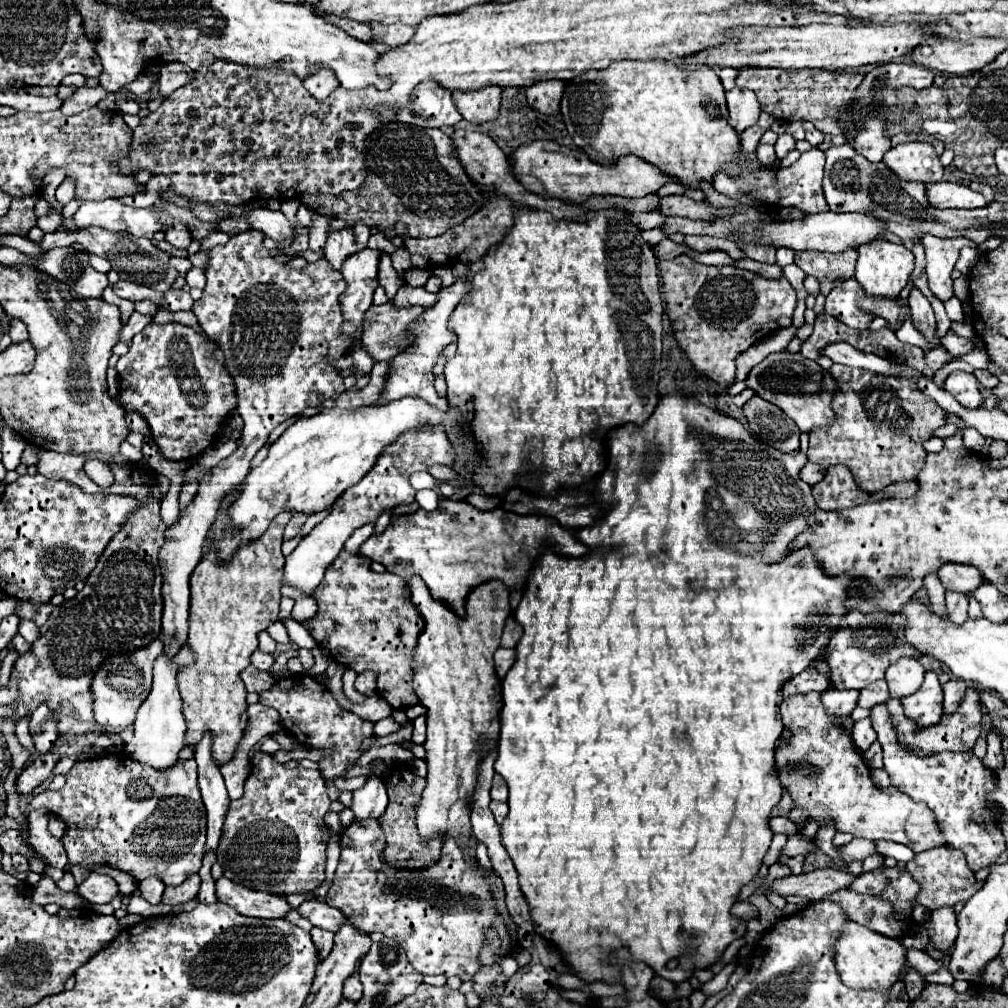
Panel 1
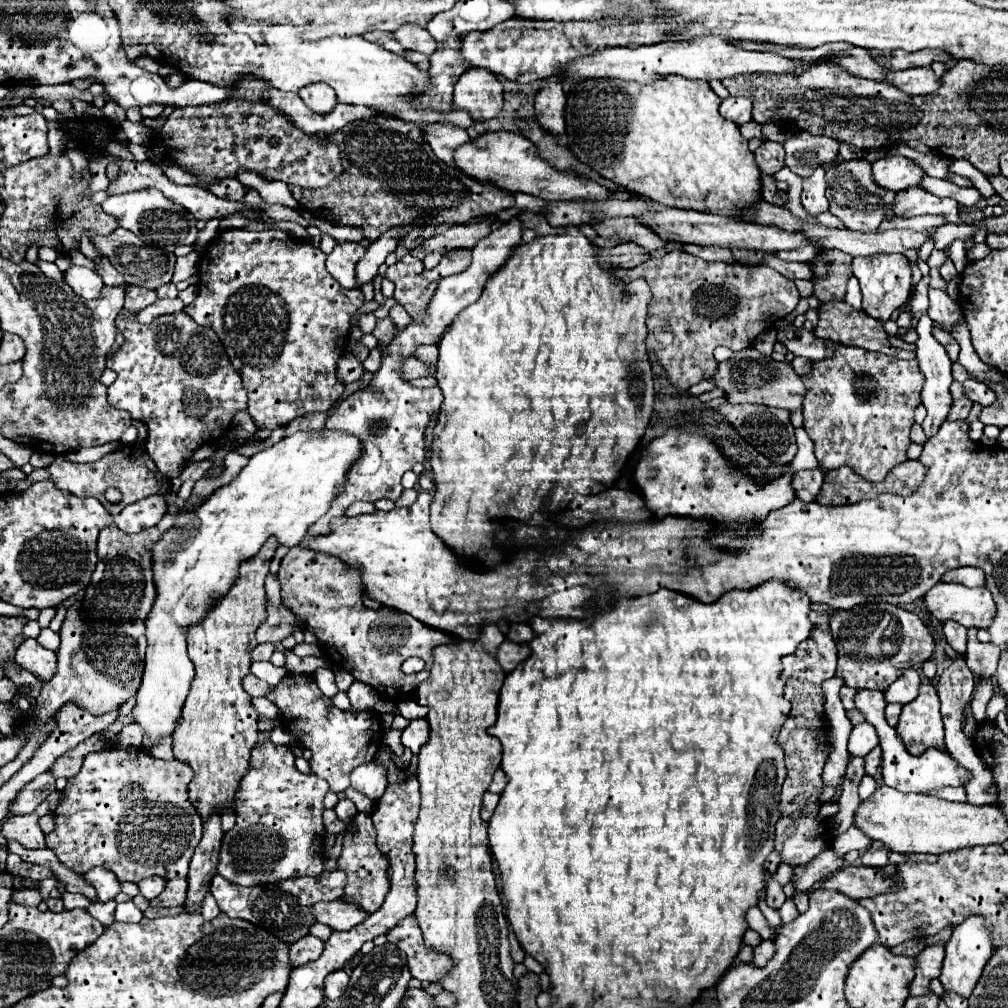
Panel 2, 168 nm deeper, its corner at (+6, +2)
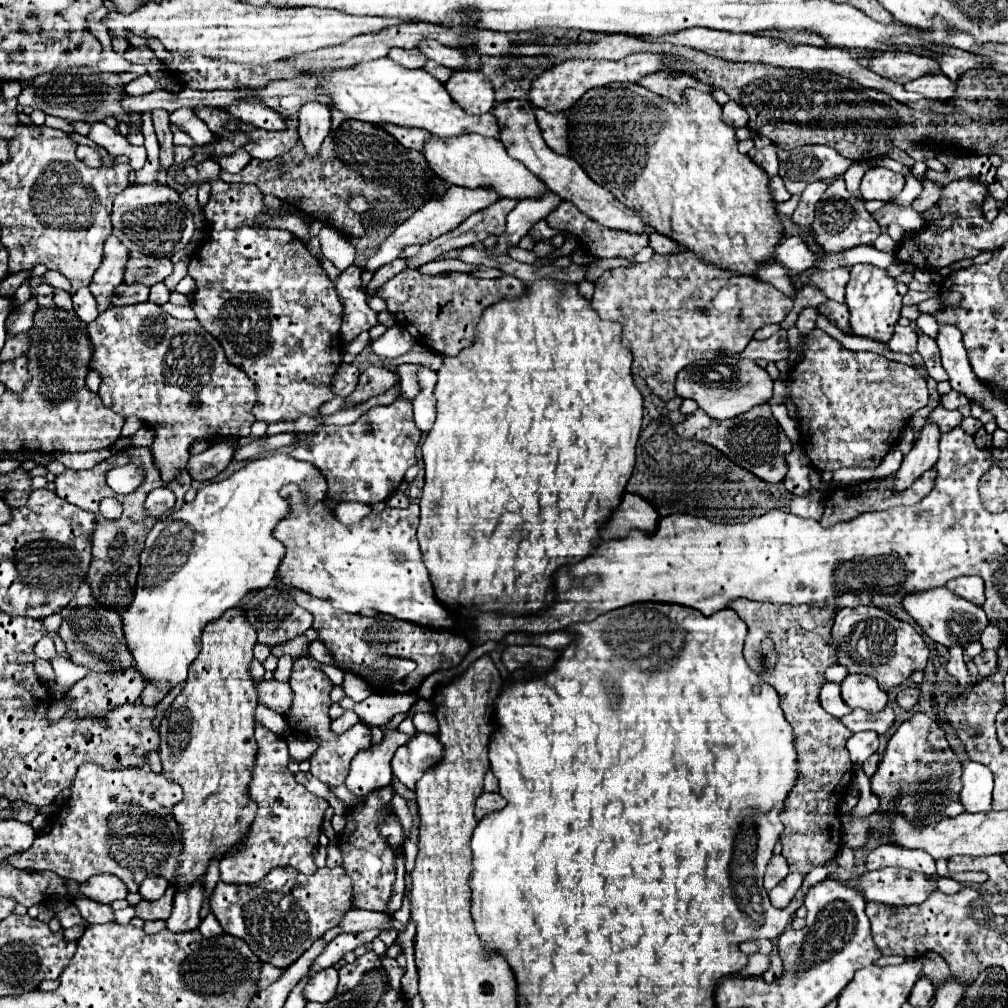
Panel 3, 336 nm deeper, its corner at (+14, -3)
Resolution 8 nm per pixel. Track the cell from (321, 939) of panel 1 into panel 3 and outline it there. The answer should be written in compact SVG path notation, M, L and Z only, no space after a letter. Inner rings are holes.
M264 963L264 965L262 965L262 971L260 971L260 979L258 979L258 989L266 989L266 987L272 985L282 973L284 973L284 969L278 969L278 967L272 967L272 965Z

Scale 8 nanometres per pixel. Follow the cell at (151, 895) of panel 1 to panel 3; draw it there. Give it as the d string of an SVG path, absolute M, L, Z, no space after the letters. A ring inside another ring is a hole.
M150 877L150 879L144 879L144 883L140 885L140 895L148 901L154 901L154 899L160 899L160 895L164 895L166 887L168 887L166 879Z

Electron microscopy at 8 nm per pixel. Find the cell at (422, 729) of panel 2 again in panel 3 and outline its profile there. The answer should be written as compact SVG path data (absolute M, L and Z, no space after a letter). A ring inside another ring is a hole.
M418 733L408 745L396 751L392 771L400 783L414 791L416 779L420 779L420 775L424 775L432 763L438 763L440 755L444 755L444 747L440 747L438 739L434 735Z

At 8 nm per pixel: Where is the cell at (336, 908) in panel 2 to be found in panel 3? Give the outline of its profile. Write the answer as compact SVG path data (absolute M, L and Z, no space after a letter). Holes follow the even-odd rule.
M360 909L348 911L348 913L342 917L340 927L342 927L346 933L356 933L356 931L366 931L366 929L380 929L380 931L396 929L396 931L402 933L402 931L406 929L406 925L402 925L400 921L396 921L394 917L388 919L388 915L384 915L384 913L360 911Z

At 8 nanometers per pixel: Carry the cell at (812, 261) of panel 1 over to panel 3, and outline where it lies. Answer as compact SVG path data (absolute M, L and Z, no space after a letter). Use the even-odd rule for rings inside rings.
M826 301L824 305L818 307L820 313L832 323L836 325L838 329L842 329L844 333L850 331L850 325L848 325L848 307L842 305L842 303L836 303L836 301Z

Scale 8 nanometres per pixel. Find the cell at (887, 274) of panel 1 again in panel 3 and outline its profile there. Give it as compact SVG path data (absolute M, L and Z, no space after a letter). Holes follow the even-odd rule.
M854 265L850 269L850 281L846 285L846 305L850 309L852 333L858 337L868 337L880 343L888 343L900 319L902 297L906 295L906 291L908 287L888 277L884 269L878 269L874 265Z

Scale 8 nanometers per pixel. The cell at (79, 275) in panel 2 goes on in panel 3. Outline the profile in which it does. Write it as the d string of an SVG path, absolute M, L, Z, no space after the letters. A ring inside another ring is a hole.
M78 289L72 295L72 303L74 303L74 311L78 313L78 317L84 323L92 323L100 315L98 313L98 307L96 307L96 299L90 293L90 289Z

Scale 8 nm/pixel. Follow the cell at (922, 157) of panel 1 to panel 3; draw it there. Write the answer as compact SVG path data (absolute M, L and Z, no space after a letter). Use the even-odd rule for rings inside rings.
M872 167L864 173L860 191L862 197L868 199L878 199L878 201L888 201L896 197L904 187L904 175L894 173L884 167Z

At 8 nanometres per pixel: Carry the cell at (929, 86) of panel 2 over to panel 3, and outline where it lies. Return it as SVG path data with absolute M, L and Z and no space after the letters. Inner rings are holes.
M940 73L922 75L922 77L914 79L912 83L906 83L904 89L916 91L920 95L926 95L930 99L940 99L940 101L948 101L948 99L956 97L956 83Z

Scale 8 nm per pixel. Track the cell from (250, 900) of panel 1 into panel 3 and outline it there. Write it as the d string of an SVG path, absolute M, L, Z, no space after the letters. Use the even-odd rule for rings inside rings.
M276 867L254 885L220 881L210 897L210 909L222 929L244 939L262 963L290 967L316 939L340 923L344 911L352 909L352 879L342 867L324 867L314 875L304 875L294 867Z

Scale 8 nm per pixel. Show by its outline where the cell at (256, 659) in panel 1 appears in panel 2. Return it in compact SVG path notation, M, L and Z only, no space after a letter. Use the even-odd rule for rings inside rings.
M258 644L252 652L250 652L250 658L252 662L258 662L258 660L270 660L274 652L274 644Z

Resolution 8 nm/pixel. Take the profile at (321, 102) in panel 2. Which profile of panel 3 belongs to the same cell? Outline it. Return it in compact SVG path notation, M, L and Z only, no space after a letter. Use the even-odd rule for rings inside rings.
M306 103L298 113L298 133L306 153L318 155L324 137L330 133L330 109L322 103Z

